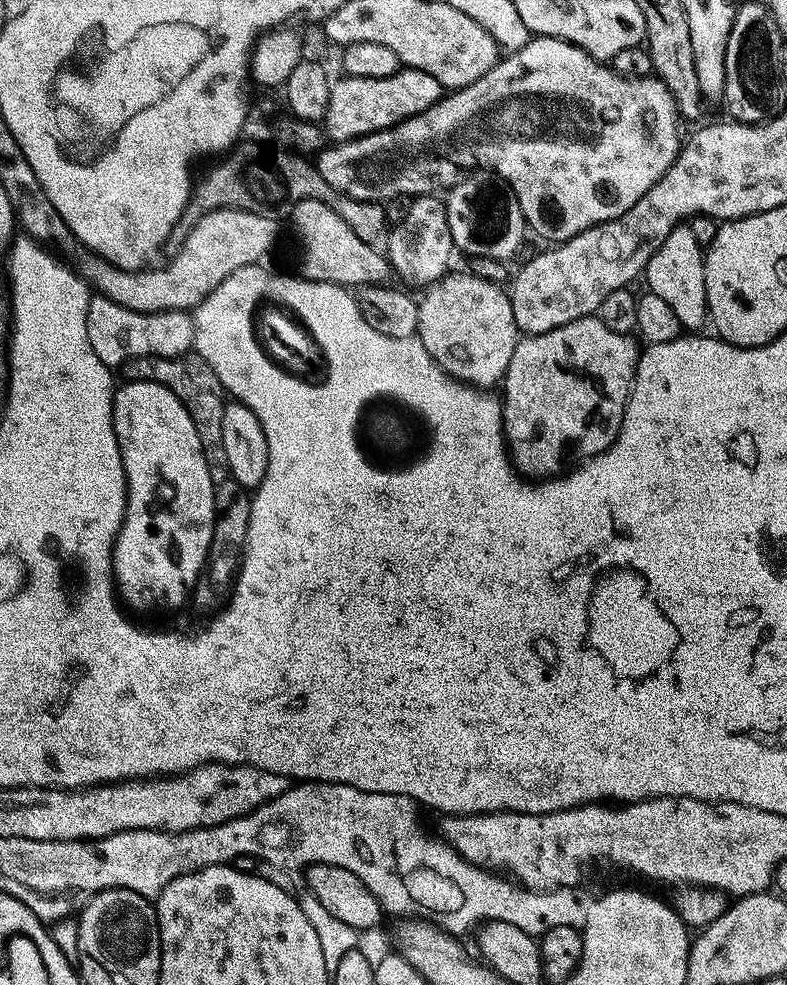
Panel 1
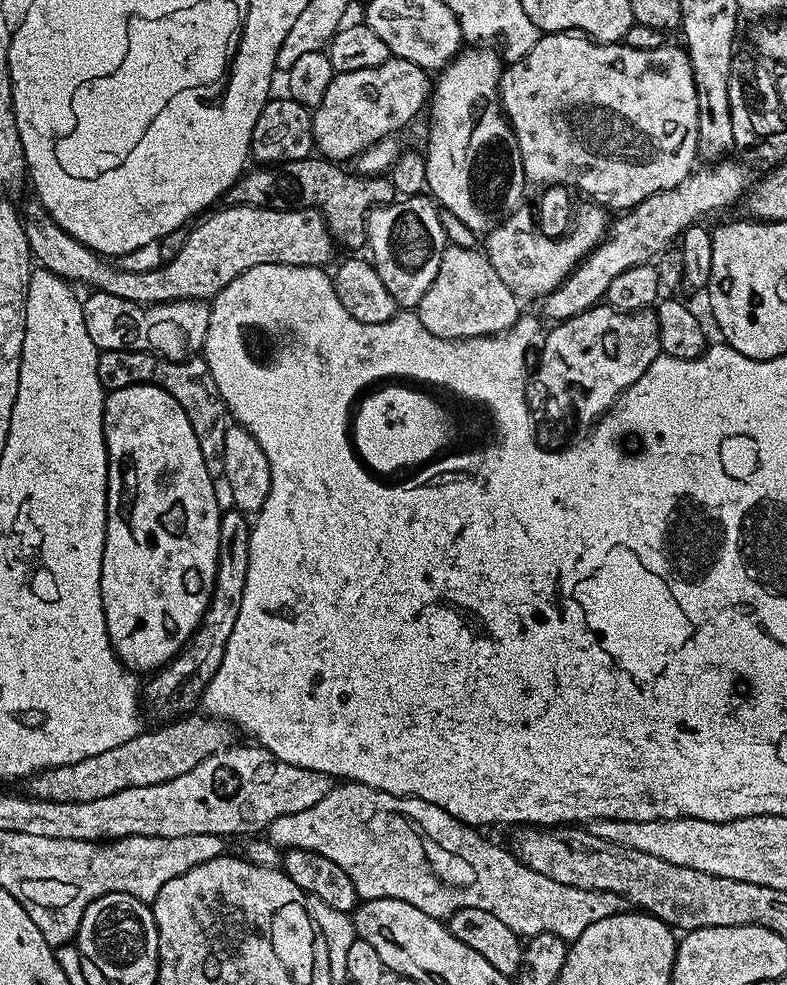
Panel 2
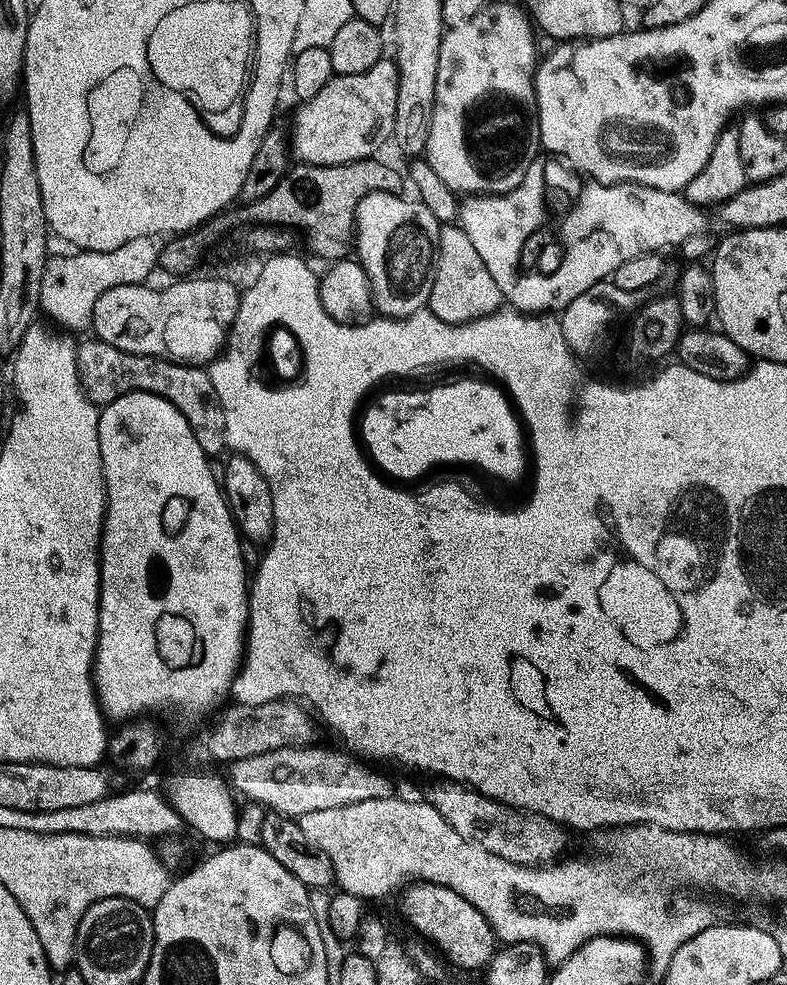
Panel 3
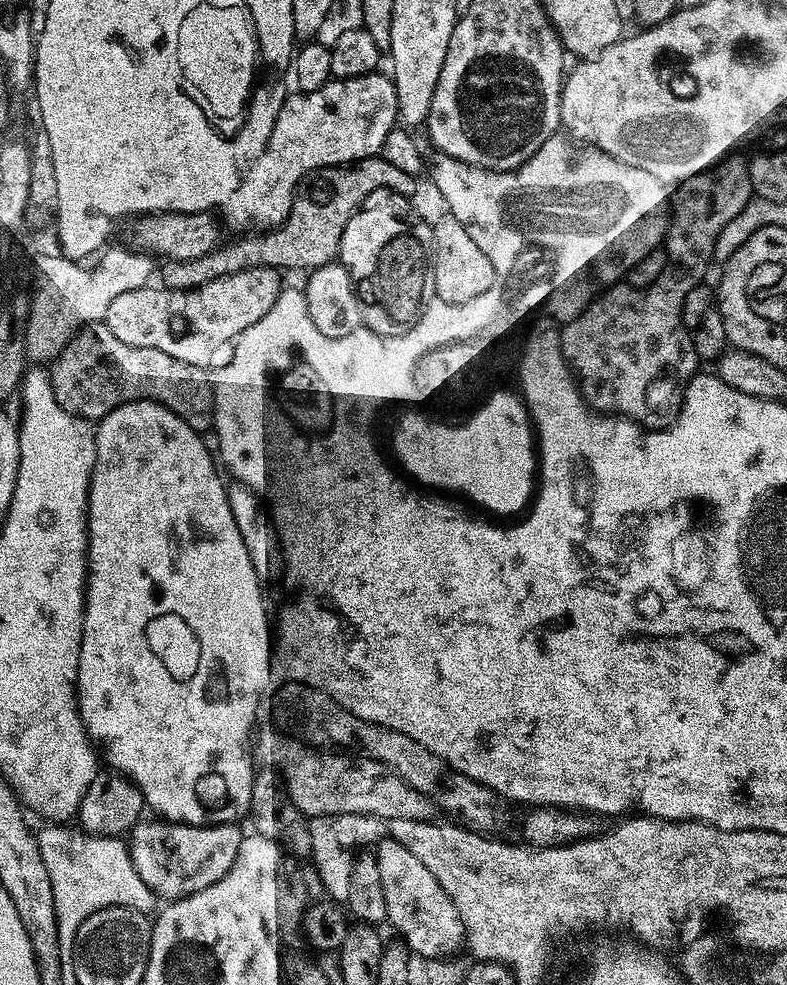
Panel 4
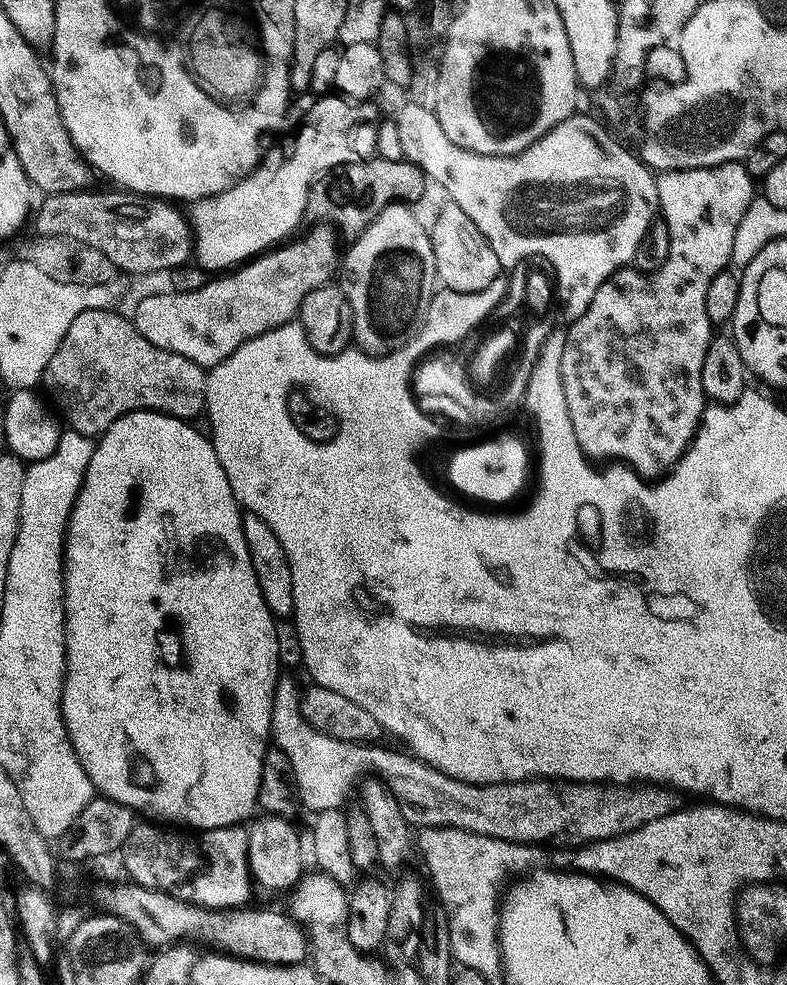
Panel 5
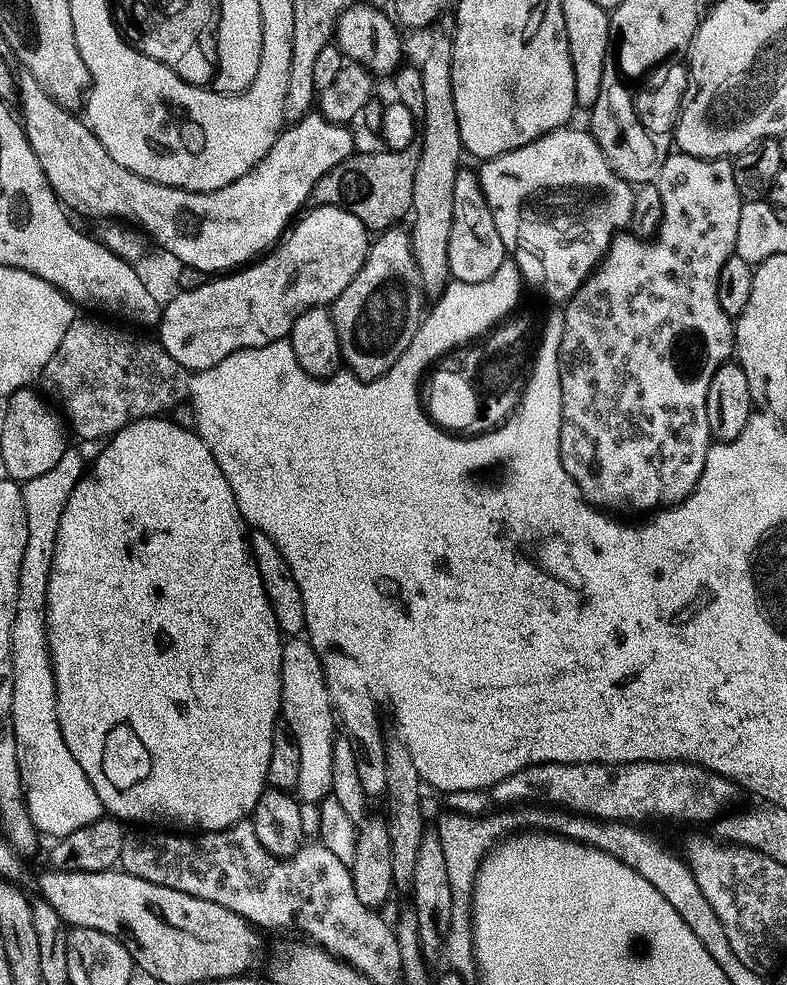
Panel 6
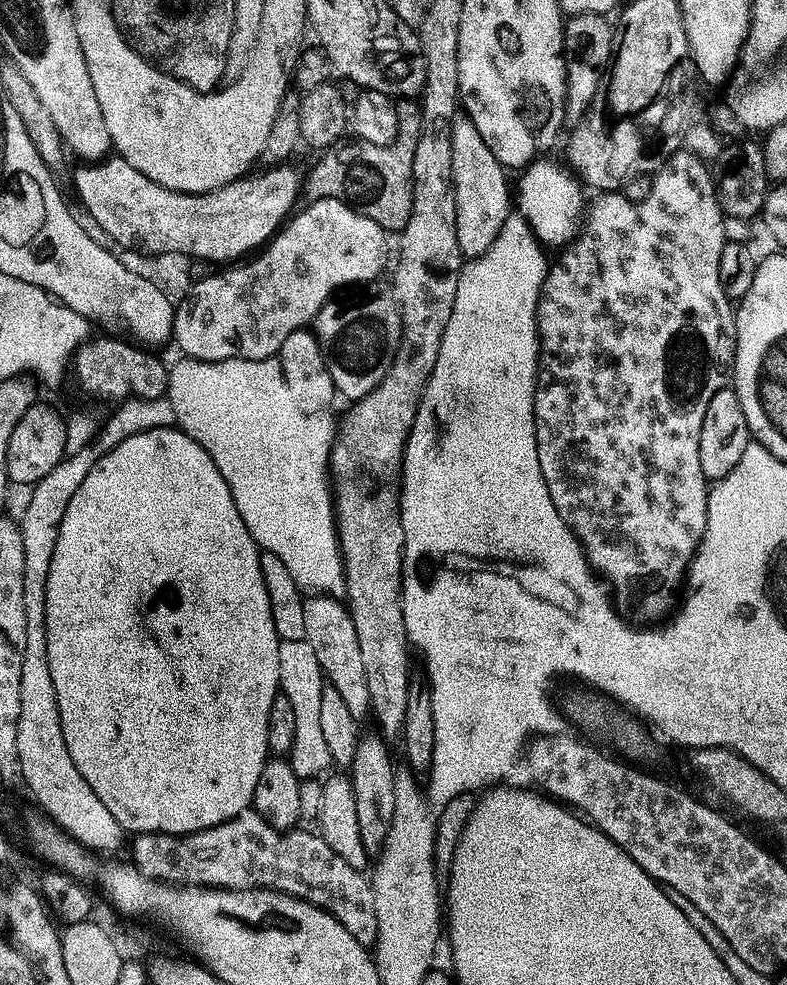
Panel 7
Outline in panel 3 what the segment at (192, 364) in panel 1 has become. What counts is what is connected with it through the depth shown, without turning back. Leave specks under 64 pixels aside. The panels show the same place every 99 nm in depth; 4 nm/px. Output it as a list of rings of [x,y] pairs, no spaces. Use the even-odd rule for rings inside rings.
[[[95,338],[89,344],[81,343],[78,351],[78,370],[84,393],[97,406],[107,406],[118,402],[118,398],[135,392],[154,394],[182,414],[198,438],[198,446],[210,458],[217,458],[229,451],[228,431],[226,430],[226,410],[218,398],[211,375],[203,367],[191,364],[178,364],[175,360],[163,360],[160,356],[139,356],[118,350],[106,342]]]

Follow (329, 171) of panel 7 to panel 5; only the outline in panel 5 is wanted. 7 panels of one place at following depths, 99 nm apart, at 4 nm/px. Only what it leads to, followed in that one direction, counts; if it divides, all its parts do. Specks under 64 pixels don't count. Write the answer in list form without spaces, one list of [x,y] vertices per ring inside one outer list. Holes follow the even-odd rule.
[[[383,158],[364,160],[360,164],[348,164],[326,172],[310,190],[307,219],[320,226],[331,226],[345,232],[349,238],[361,236],[381,214],[392,204],[416,206],[430,184],[418,166],[407,160],[388,161]]]

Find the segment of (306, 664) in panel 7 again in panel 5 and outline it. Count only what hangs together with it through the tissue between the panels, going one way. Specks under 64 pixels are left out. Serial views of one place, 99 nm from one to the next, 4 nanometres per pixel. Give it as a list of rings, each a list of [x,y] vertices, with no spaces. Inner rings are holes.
[[[288,678],[281,679],[276,688],[272,735],[275,747],[285,752],[293,764],[299,803],[305,809],[308,807],[312,814],[340,812],[349,803],[347,800],[357,795],[358,785],[371,773],[368,771],[388,764],[387,754],[379,752],[379,747],[342,742],[313,728],[304,718],[302,688]]]

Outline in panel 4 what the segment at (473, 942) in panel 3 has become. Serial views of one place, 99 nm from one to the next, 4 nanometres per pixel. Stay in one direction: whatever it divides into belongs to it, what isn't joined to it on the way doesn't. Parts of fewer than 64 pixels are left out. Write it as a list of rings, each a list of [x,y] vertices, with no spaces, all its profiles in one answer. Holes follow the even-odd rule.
[[[391,838],[381,839],[375,845],[374,855],[378,871],[382,874],[382,894],[386,894],[388,924],[397,932],[399,939],[408,947],[413,957],[438,959],[455,957],[455,952],[465,947],[464,927],[458,908],[442,890],[442,882],[426,870],[423,862],[418,862],[402,842]]]

